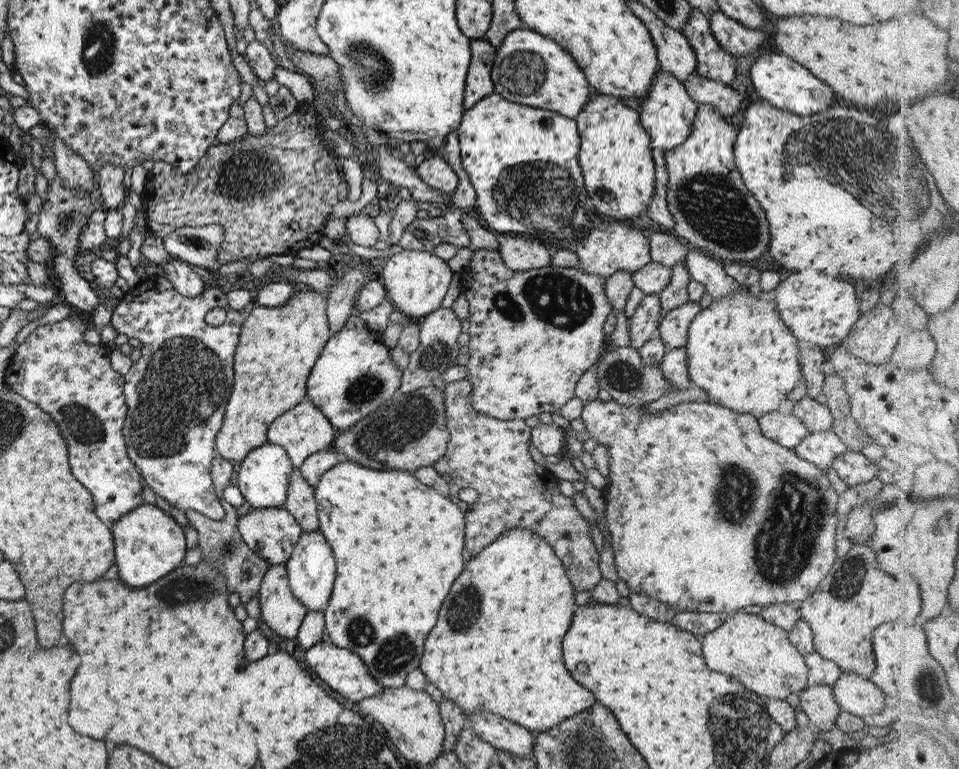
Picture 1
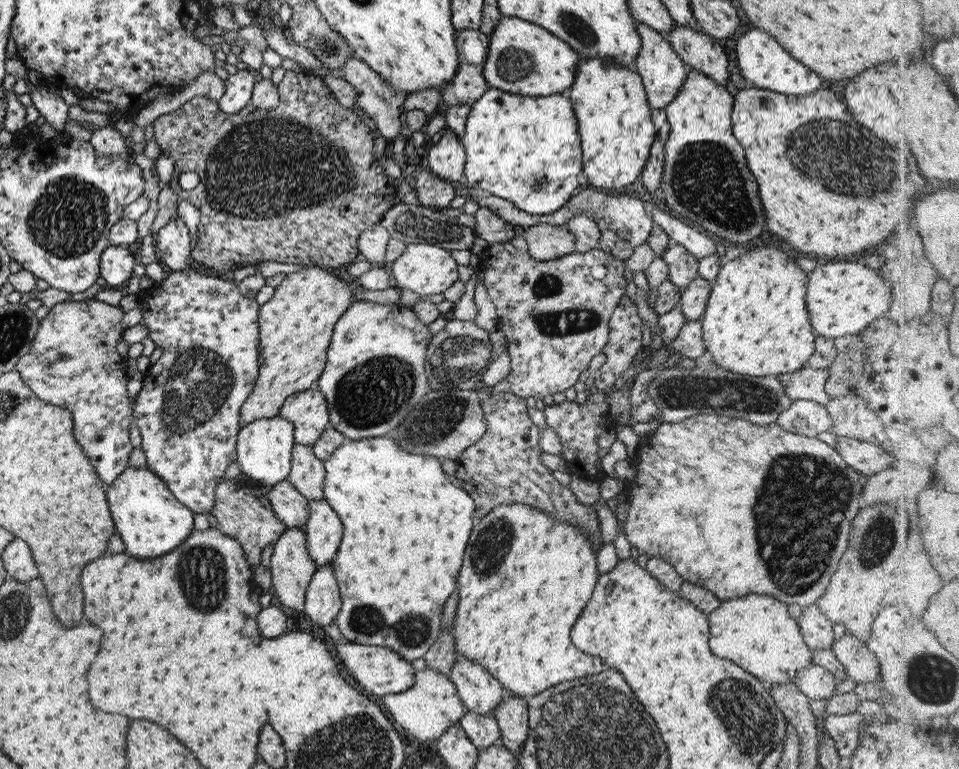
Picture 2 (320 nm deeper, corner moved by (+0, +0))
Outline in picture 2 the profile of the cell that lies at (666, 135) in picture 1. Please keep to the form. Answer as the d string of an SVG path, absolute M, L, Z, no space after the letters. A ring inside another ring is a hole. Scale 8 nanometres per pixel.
M635 21L635 25L640 38L640 47L634 58L632 69L642 78L650 110L664 109L680 90L683 79L690 68L676 55L676 52L673 52L671 45L660 32L637 21Z

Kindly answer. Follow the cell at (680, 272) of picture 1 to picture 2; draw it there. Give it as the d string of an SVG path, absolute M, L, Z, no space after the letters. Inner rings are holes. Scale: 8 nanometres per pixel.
M669 242L667 250L663 250L660 258L667 264L668 279L676 286L683 288L697 274L697 262L691 254L687 254L680 244Z

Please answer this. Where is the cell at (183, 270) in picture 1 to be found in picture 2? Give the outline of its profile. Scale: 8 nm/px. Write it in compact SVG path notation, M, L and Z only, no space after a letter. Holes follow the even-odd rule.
M179 216L175 220L169 220L153 234L153 240L152 252L161 265L164 264L171 271L190 269L192 249L189 244L189 230Z

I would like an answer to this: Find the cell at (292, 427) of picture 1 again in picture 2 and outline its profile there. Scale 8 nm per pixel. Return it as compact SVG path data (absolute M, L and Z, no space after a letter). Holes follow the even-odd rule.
M313 383L301 392L289 395L278 412L294 426L293 438L297 444L312 446L328 426L326 398Z

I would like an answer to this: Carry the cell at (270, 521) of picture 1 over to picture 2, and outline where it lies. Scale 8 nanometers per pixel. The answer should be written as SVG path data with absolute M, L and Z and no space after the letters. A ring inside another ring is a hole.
M286 478L274 484L265 496L274 515L287 529L303 528L309 512L308 500Z

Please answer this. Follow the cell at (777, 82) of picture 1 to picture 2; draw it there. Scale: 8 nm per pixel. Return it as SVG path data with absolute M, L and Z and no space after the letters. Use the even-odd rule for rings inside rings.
M752 27L739 35L739 40L735 42L735 60L737 60L737 68L739 68L741 76L745 80L753 82L753 86L757 86L757 88L784 95L802 95L823 87L819 86L821 80L815 72L811 72L807 66L793 60L774 38L767 36L765 31L757 27Z

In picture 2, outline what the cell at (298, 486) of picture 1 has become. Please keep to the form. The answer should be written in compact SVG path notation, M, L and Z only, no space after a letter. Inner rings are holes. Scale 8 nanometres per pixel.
M293 443L290 456L290 471L286 479L297 489L307 500L323 499L322 482L324 479L324 465L312 451L310 446Z

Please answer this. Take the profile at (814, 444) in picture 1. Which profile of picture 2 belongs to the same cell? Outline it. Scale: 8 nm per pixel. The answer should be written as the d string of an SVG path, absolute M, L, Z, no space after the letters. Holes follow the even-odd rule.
M855 392L834 397L825 404L836 437L845 436L878 444L890 433L882 425L880 414L866 408L866 401Z

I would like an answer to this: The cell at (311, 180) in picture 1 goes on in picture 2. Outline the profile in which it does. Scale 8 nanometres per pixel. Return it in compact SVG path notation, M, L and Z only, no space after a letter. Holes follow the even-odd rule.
M309 70L285 71L281 82L276 86L278 90L278 103L274 109L258 109L251 104L245 105L239 112L232 115L225 114L218 104L204 96L194 96L172 112L158 116L153 125L154 139L161 151L174 160L171 180L168 180L169 188L179 200L186 200L199 211L199 224L197 224L197 241L191 251L191 262L196 262L206 267L222 271L224 273L237 268L255 266L261 262L279 262L282 264L309 265L315 264L323 268L340 268L347 266L360 258L356 248L356 240L361 232L380 223L383 215L393 207L393 199L396 196L394 182L383 172L382 164L374 159L373 139L369 127L363 122L355 111L355 107L345 108L337 103L335 96L325 86L322 78ZM181 172L196 172L199 176L199 184L195 188L182 191L177 184L177 176Z

